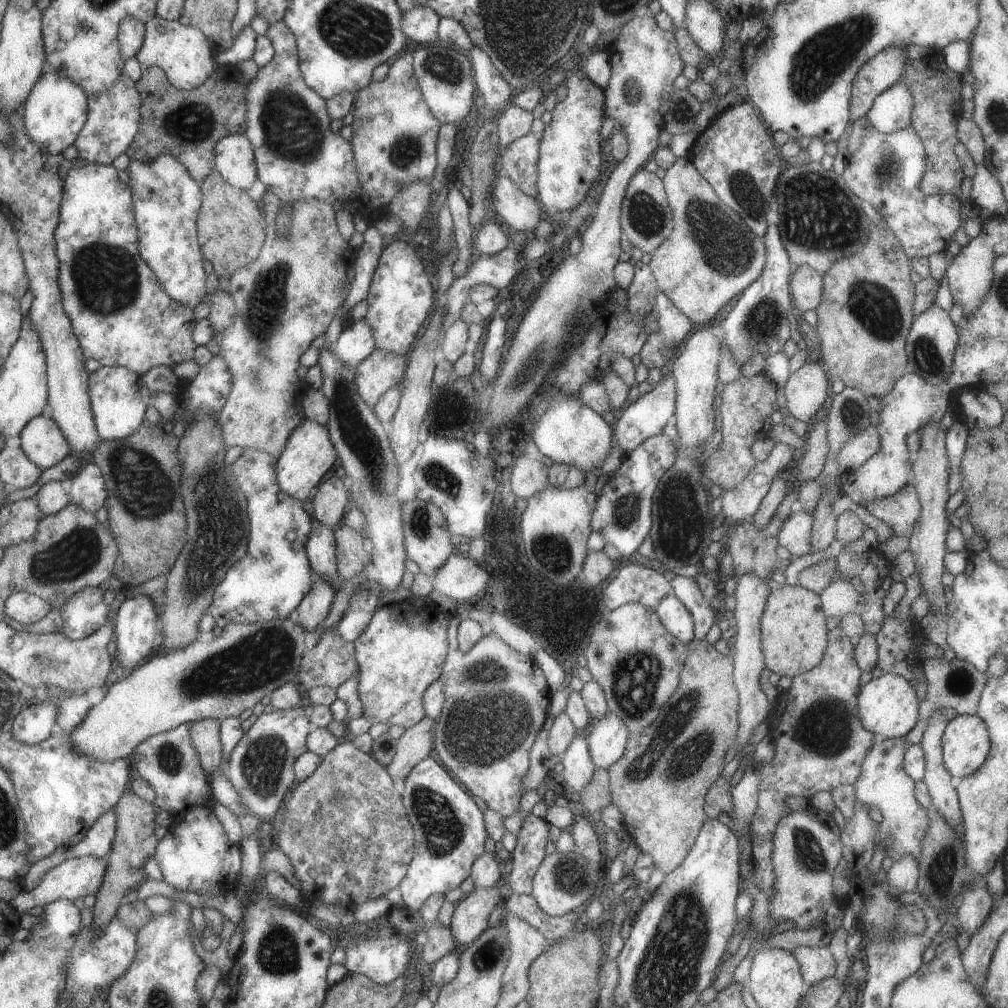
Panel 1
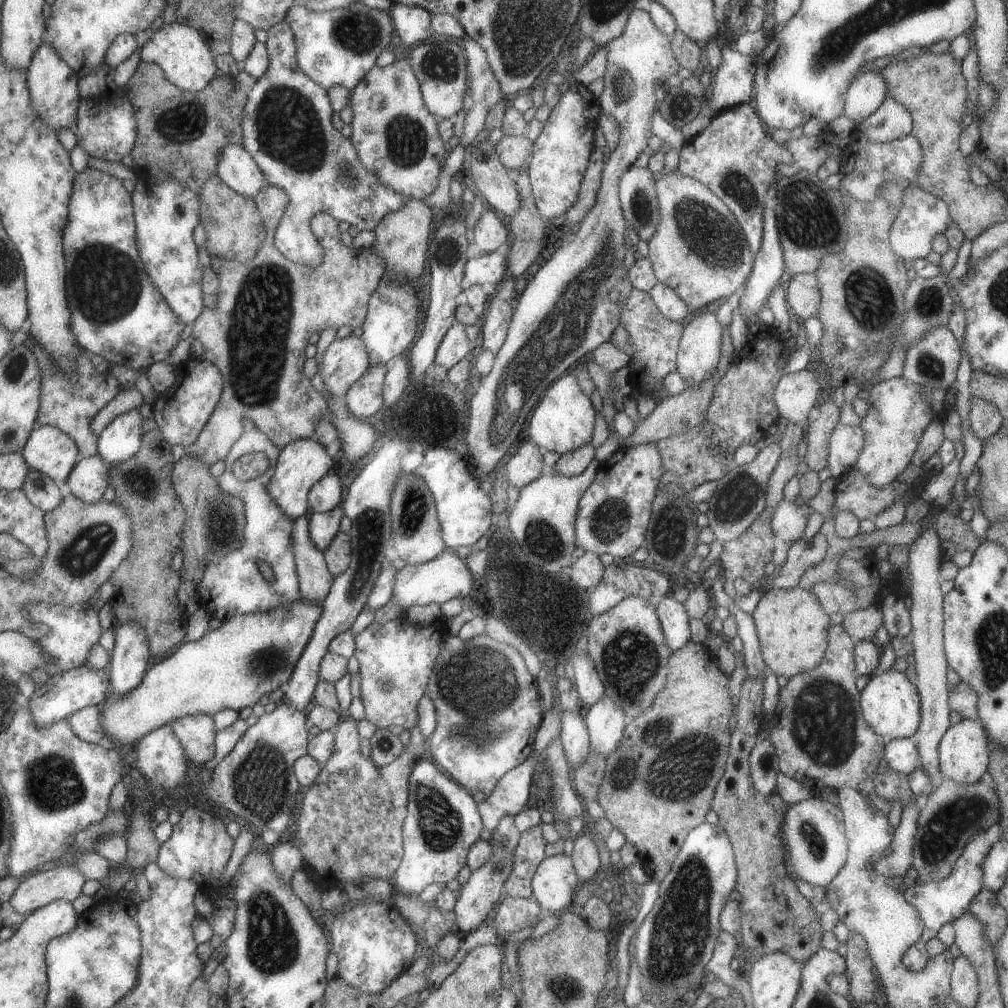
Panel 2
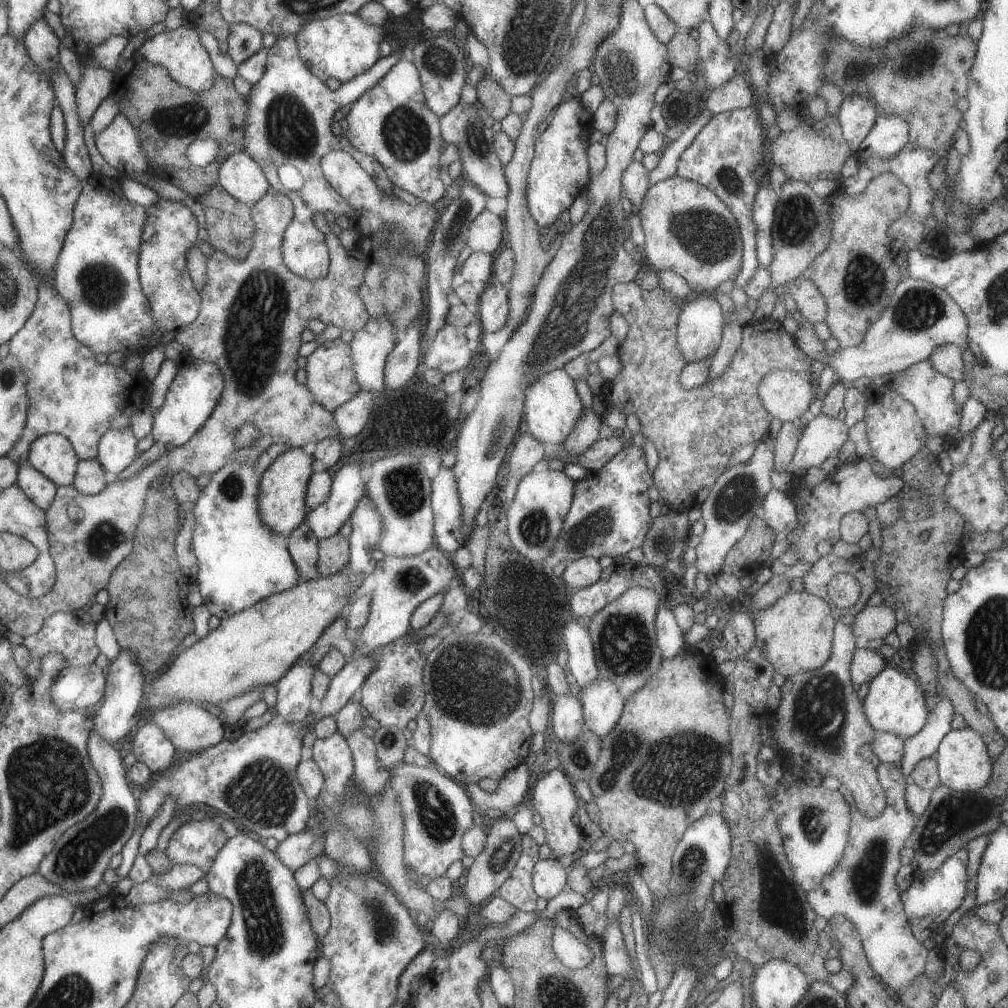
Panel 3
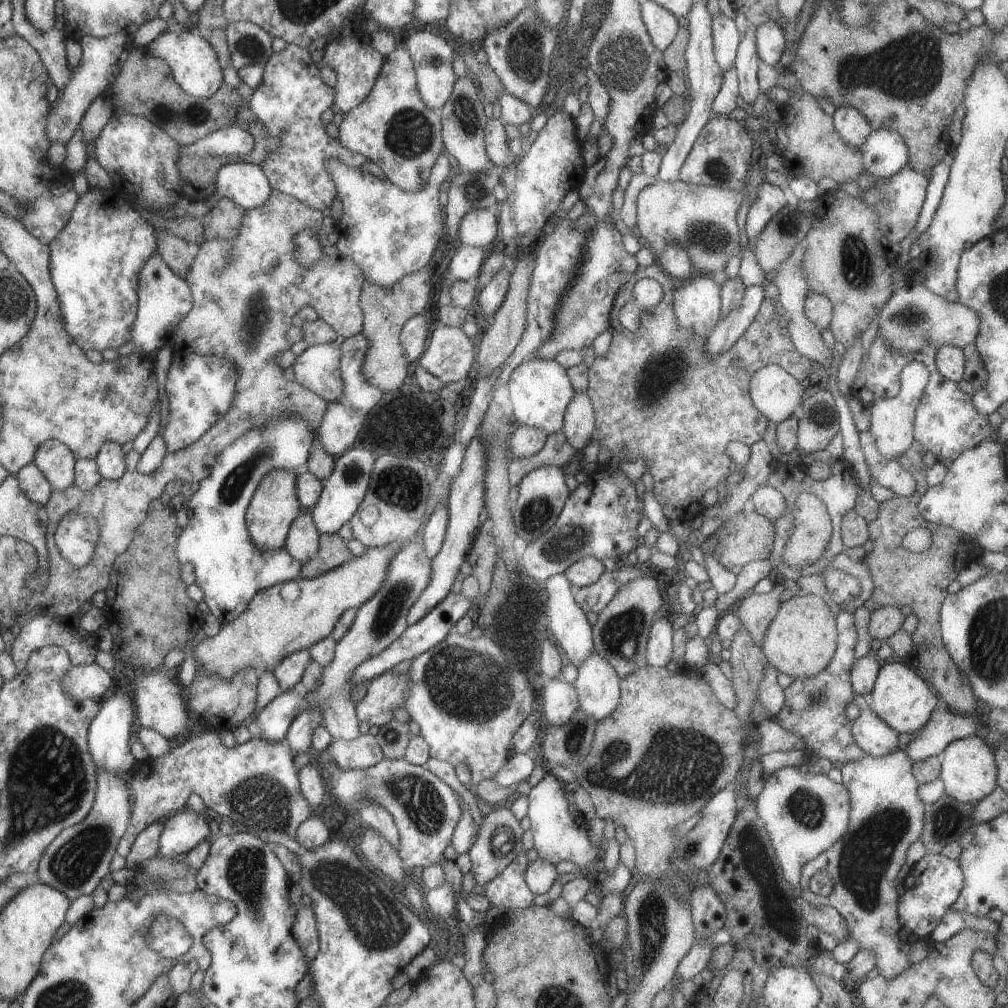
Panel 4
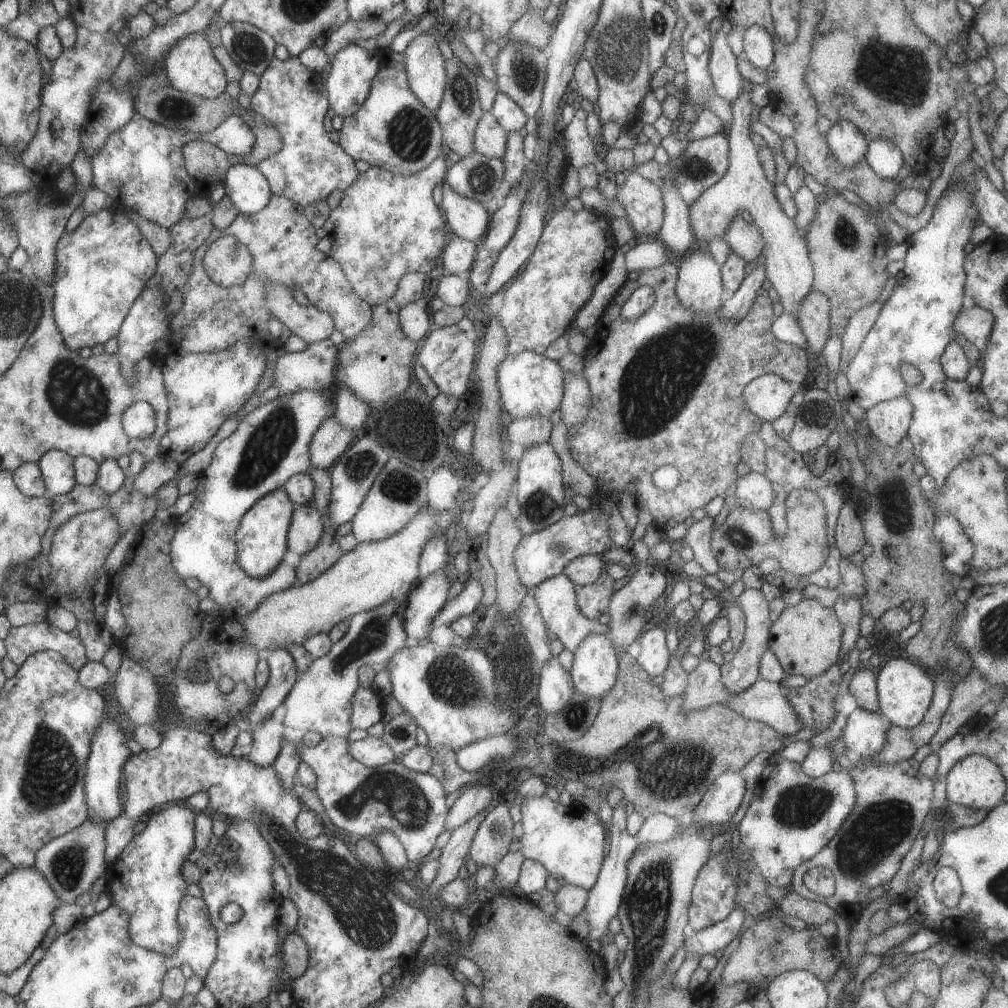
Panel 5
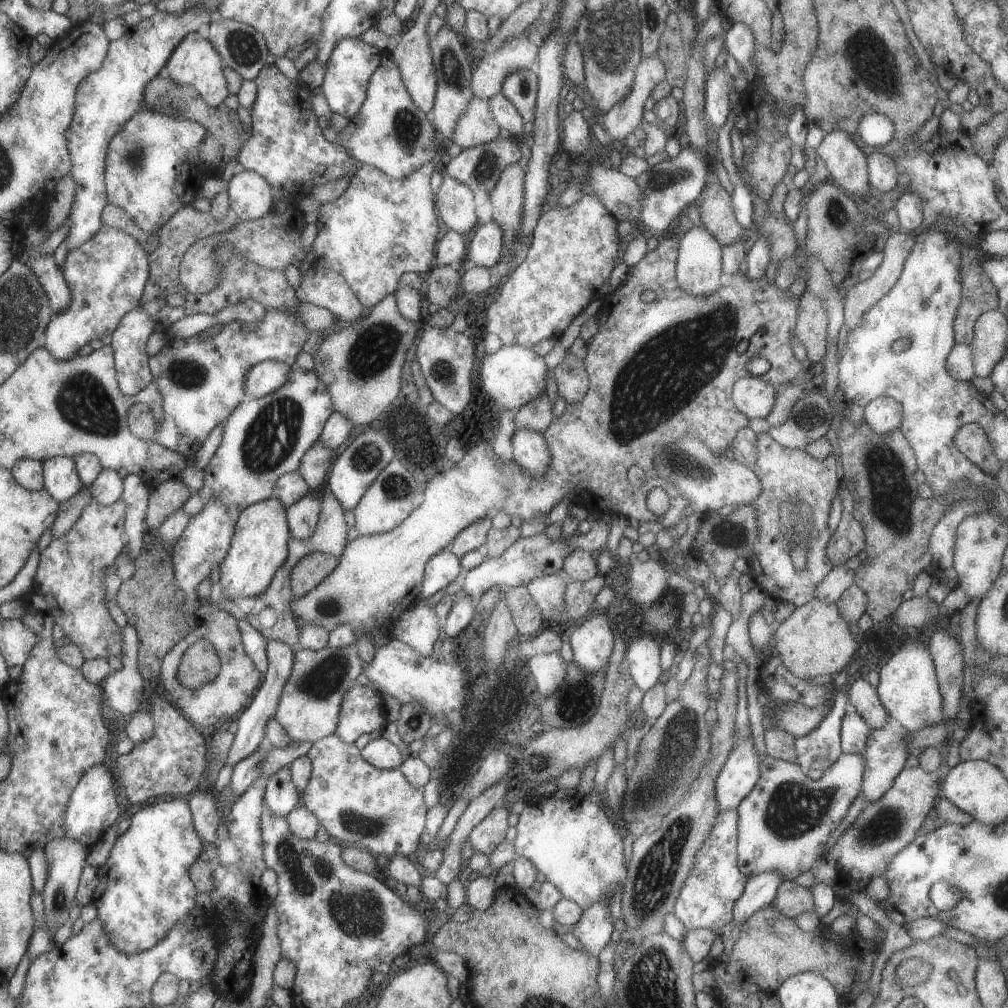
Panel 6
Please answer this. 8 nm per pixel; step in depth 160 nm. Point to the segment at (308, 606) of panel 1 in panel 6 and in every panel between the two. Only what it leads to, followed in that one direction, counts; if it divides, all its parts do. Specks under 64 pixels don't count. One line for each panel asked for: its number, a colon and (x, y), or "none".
2: (314, 578)
3: (302, 545)
4: (301, 543)
5: (306, 526)
6: (301, 517)

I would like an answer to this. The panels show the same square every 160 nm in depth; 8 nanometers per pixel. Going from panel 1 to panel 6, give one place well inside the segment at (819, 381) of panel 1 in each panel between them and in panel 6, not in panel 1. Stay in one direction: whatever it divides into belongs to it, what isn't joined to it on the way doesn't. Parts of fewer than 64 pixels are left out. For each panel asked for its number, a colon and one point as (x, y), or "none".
2: (795, 394)
3: (785, 395)
4: (773, 392)
5: (767, 396)
6: (753, 397)

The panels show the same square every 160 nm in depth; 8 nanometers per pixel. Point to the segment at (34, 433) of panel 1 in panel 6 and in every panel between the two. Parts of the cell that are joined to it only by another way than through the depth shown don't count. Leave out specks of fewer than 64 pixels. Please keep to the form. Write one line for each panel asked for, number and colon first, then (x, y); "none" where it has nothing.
2: (50, 450)
3: (53, 454)
4: (55, 459)
5: (58, 467)
6: (63, 481)

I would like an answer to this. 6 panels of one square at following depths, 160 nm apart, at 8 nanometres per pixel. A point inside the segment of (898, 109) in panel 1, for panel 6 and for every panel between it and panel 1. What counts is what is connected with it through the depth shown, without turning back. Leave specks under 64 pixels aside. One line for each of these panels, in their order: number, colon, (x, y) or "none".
2: (890, 121)
3: (889, 134)
4: (883, 153)
5: (885, 159)
6: (883, 175)

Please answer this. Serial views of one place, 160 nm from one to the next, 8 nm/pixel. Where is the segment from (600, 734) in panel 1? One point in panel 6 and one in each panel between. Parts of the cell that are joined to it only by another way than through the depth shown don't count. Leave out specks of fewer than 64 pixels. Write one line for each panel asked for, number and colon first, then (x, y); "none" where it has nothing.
2: (605, 722)
3: (602, 705)
4: (597, 686)
5: (594, 668)
6: (592, 643)

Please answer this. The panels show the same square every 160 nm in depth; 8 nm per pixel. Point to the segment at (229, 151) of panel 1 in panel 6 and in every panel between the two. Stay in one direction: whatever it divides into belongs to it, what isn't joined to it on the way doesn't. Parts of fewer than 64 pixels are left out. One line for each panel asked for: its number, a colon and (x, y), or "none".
2: (234, 166)
3: (241, 177)
4: (244, 184)
5: (247, 188)
6: (250, 196)

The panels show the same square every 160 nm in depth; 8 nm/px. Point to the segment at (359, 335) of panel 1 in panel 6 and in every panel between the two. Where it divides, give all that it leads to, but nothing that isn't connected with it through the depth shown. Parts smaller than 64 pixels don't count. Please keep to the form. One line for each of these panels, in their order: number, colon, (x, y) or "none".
2: (344, 361)
3: (330, 377)
4: (316, 369)
5: (312, 369)
6: (266, 376)

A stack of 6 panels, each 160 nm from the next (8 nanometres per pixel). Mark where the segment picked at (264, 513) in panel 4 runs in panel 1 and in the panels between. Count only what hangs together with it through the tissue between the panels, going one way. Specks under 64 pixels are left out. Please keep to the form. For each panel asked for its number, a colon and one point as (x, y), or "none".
1: (308, 454)
2: (300, 463)
3: (282, 489)

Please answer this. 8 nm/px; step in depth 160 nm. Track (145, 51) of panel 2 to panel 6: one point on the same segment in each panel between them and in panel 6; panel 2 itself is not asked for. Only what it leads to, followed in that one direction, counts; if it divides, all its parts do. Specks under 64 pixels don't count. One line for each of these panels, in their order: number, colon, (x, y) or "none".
3: (179, 50)
4: (193, 63)
5: (190, 65)
6: (194, 62)

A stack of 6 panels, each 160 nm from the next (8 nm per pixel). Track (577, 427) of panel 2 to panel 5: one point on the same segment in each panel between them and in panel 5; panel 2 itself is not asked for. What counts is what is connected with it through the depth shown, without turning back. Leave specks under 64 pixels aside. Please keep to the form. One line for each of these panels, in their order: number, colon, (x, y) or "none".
3: (551, 407)
4: (539, 390)
5: (530, 385)

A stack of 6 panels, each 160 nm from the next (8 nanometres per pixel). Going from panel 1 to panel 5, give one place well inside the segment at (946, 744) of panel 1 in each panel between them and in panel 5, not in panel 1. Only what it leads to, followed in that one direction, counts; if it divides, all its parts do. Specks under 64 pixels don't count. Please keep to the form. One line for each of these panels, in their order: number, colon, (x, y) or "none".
2: (963, 750)
3: (964, 764)
4: (968, 771)
5: (974, 781)

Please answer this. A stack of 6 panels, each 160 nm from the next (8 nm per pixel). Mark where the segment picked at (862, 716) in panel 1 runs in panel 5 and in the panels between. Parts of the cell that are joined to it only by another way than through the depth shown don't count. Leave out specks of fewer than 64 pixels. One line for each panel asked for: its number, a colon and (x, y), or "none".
2: (890, 704)
3: (894, 703)
4: (900, 698)
5: (904, 689)

